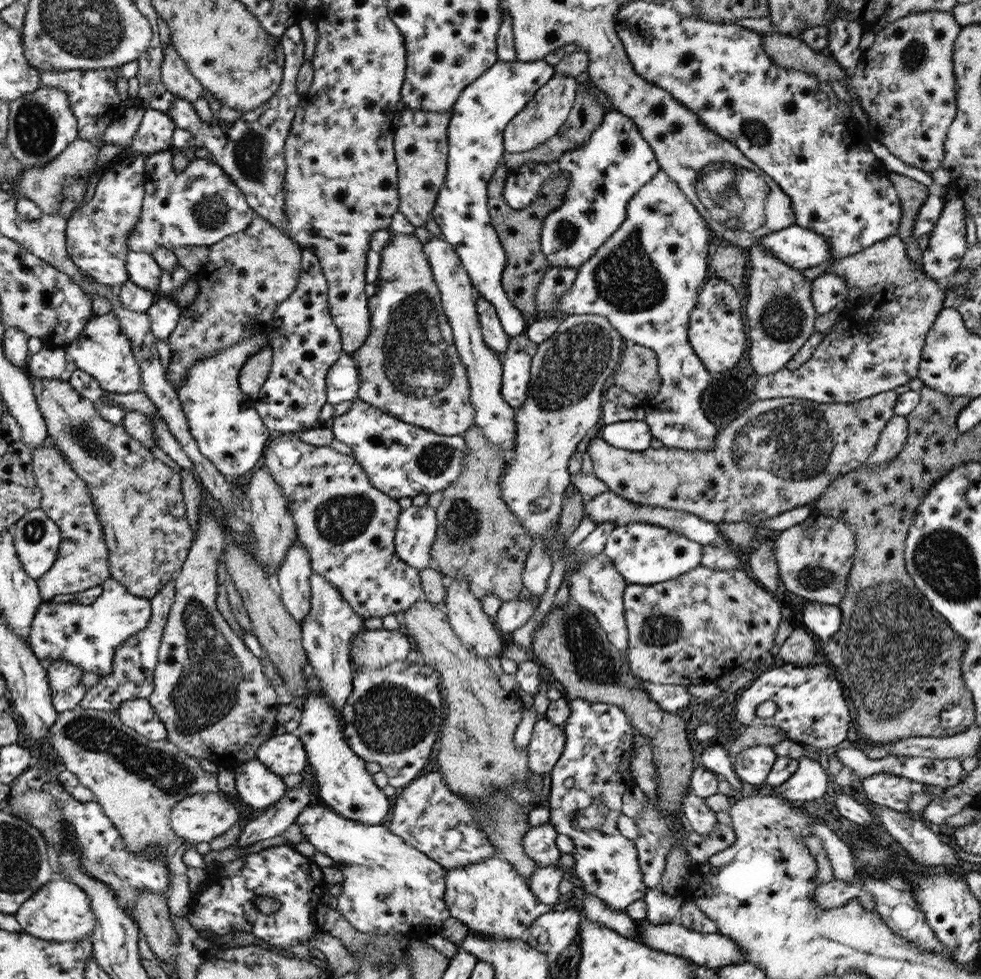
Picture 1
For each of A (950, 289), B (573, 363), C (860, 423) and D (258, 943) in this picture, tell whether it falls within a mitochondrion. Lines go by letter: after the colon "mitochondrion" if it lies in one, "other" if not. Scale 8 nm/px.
A: other
B: mitochondrion
C: other
D: other

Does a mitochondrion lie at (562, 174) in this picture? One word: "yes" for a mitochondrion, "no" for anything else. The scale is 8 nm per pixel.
no

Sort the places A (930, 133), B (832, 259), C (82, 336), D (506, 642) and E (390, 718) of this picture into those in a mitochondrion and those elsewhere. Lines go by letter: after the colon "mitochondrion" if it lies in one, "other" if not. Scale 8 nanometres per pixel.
A: other
B: other
C: other
D: other
E: mitochondrion

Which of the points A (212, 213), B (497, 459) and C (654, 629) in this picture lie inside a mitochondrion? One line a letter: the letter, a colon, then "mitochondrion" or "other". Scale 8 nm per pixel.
A: mitochondrion
B: other
C: mitochondrion

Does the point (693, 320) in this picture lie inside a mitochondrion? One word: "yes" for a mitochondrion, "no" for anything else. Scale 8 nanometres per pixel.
no

